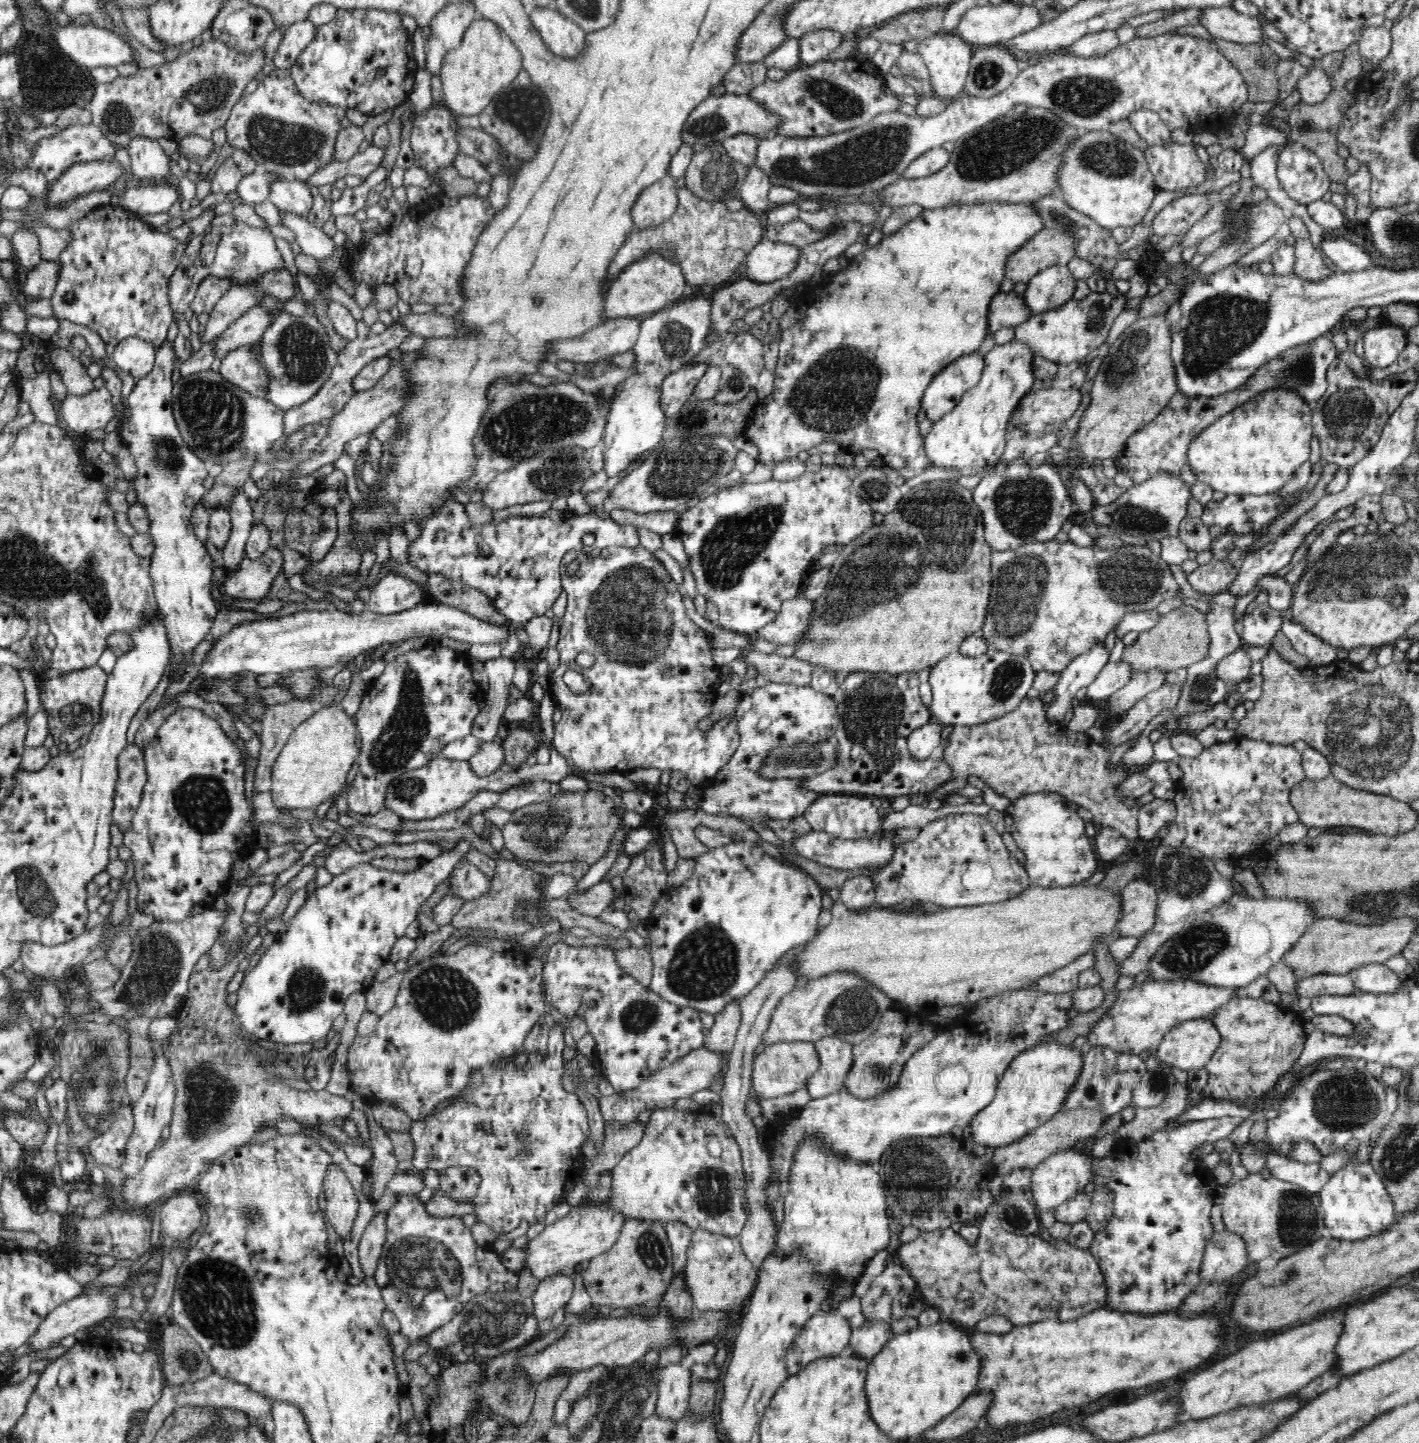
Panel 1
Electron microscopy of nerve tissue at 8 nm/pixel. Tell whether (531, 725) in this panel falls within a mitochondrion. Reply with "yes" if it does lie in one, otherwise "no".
no

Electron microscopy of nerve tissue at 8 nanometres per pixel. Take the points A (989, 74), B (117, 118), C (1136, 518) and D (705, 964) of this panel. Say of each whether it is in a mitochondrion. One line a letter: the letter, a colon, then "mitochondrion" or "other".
A: mitochondrion
B: mitochondrion
C: mitochondrion
D: mitochondrion

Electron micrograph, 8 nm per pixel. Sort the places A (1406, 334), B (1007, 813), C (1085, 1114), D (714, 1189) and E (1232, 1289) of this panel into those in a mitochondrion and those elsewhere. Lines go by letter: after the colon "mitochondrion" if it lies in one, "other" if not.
A: other
B: other
C: other
D: mitochondrion
E: other

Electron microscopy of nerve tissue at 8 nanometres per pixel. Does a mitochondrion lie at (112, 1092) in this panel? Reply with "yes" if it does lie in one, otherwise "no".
yes

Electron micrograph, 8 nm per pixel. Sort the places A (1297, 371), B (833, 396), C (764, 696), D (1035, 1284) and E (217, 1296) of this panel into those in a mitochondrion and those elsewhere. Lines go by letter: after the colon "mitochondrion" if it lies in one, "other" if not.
A: mitochondrion
B: mitochondrion
C: other
D: mitochondrion
E: mitochondrion

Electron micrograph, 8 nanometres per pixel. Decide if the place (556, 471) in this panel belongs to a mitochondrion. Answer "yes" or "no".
yes

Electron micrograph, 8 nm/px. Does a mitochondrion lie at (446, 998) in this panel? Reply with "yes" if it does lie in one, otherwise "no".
yes

